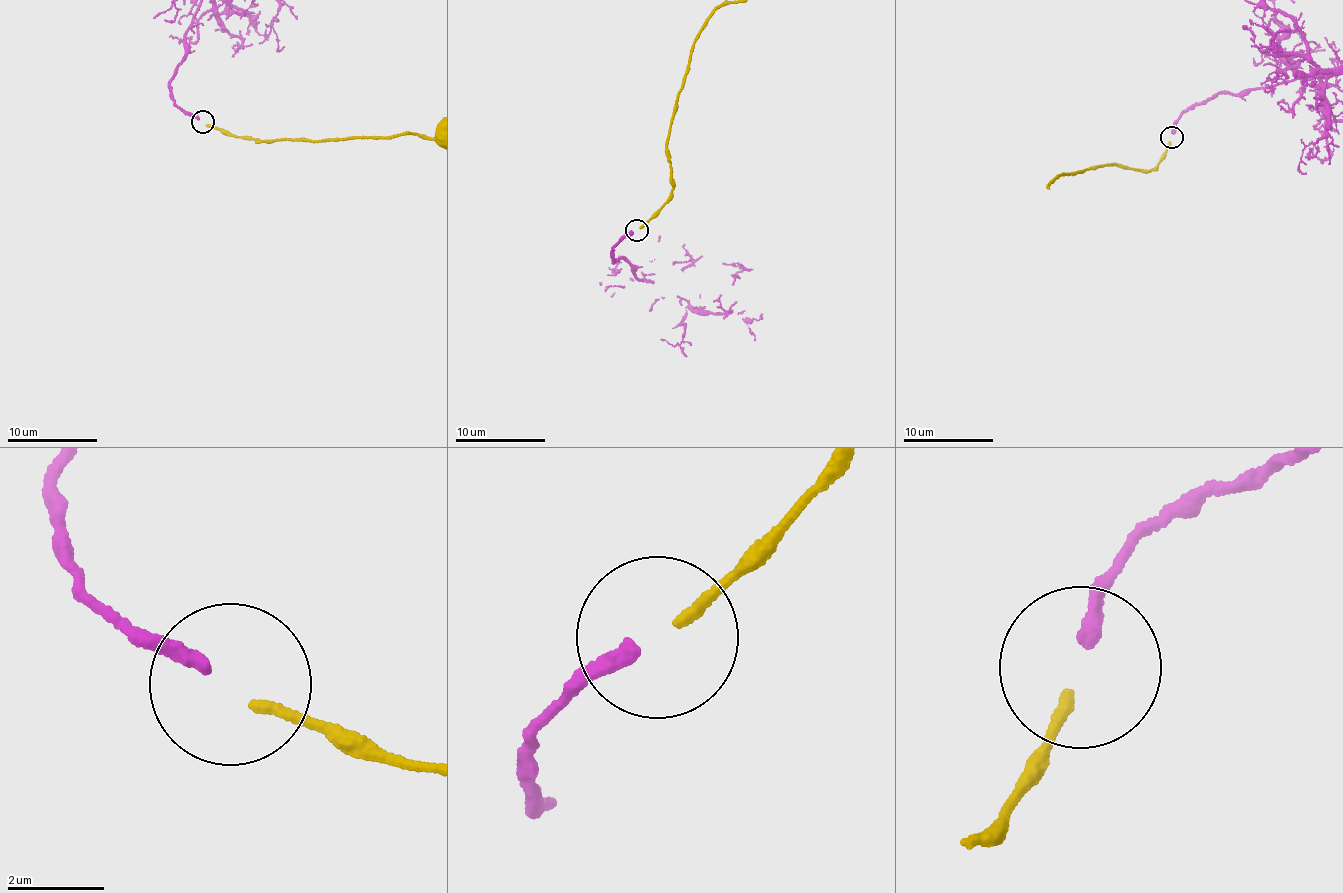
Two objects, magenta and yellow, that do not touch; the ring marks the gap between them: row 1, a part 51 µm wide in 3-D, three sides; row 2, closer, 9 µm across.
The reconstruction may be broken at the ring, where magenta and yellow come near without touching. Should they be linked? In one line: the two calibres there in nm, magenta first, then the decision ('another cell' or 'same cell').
320 nm thick on the magenta side, 240 nm on the other; another cell

